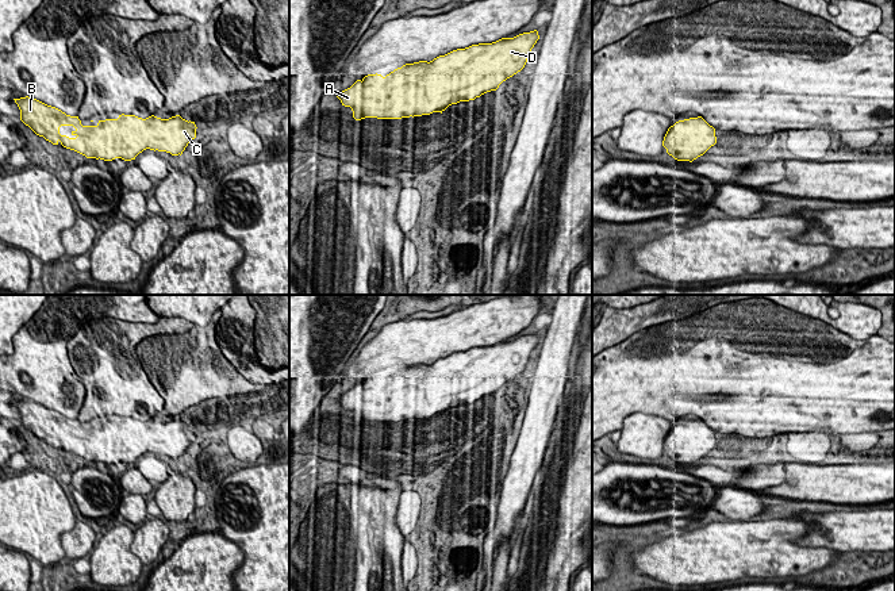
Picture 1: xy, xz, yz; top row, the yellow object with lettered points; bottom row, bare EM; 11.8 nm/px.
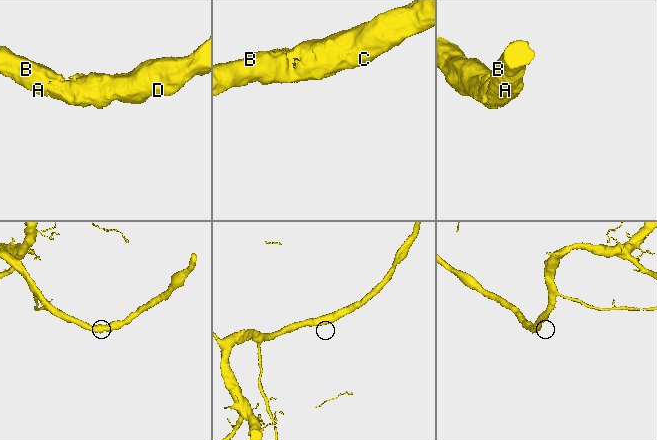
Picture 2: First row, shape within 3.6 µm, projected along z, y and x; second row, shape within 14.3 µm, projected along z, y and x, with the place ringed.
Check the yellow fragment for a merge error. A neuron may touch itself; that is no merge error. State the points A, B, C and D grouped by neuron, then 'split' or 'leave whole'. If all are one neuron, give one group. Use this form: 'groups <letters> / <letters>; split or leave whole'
groups A B C D; leave whole

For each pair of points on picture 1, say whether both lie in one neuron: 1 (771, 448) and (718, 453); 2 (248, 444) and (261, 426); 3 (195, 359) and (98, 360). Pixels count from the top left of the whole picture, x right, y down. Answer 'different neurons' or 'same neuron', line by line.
1: same neuron
2: different neurons
3: different neurons

